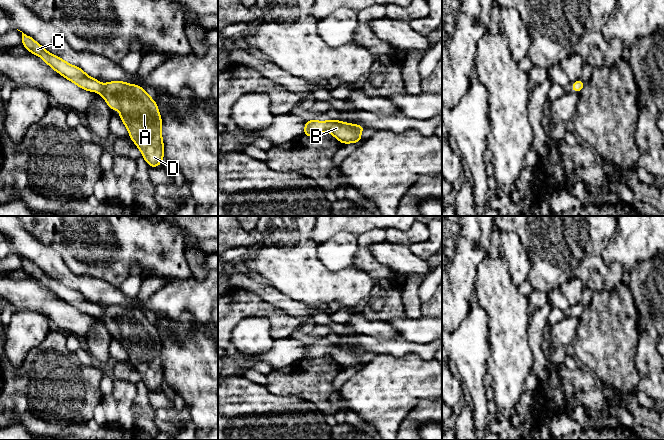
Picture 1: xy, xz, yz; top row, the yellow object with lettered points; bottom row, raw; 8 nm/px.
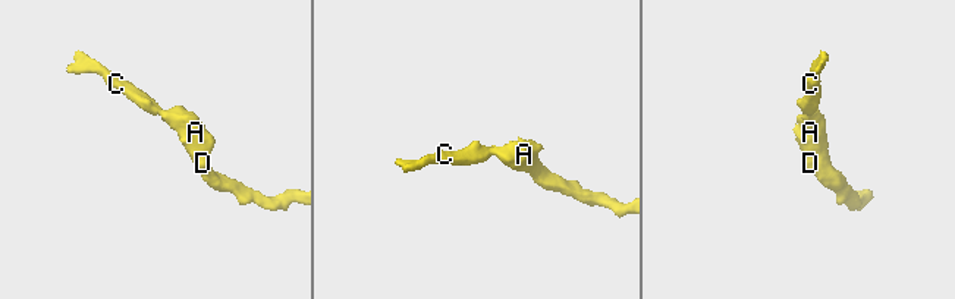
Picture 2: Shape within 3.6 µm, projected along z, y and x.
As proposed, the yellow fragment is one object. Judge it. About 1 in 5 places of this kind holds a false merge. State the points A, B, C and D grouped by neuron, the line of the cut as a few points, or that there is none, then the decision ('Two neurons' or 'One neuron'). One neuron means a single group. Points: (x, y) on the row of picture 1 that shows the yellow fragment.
Groups: A B C D. No split. One neuron

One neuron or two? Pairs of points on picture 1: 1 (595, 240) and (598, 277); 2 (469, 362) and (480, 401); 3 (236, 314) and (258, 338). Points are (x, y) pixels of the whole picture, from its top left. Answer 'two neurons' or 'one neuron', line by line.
1: one neuron
2: one neuron
3: two neurons

